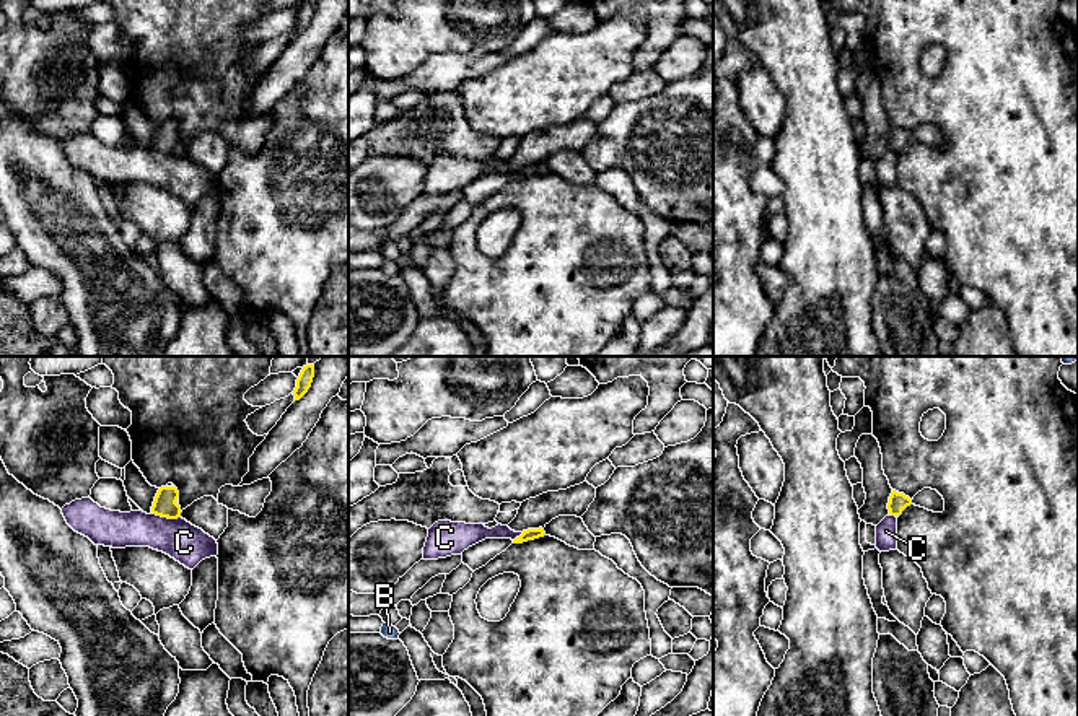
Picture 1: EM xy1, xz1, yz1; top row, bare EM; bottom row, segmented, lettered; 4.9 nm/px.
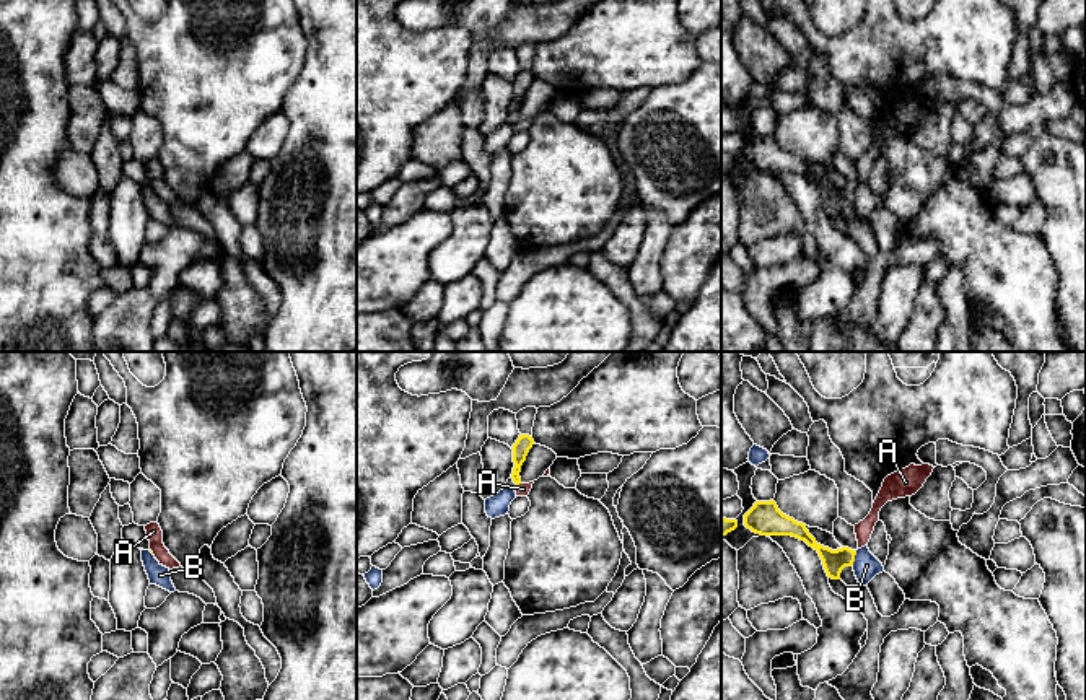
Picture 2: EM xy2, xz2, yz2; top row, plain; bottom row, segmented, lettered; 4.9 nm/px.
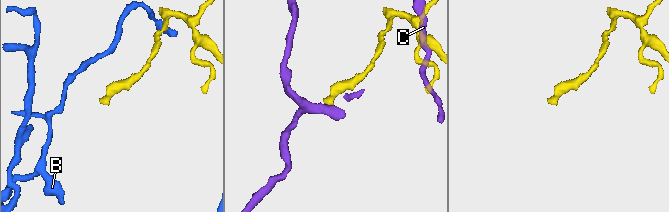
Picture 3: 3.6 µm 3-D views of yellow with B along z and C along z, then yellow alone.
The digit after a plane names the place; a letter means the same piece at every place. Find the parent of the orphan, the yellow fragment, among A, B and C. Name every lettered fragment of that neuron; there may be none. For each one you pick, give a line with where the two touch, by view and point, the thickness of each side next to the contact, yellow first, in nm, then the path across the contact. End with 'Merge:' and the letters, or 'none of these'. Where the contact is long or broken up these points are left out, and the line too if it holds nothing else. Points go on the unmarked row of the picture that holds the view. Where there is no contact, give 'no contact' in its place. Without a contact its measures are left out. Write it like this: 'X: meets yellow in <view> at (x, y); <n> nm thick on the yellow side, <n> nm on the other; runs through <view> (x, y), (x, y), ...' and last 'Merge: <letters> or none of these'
Merge: none of these

